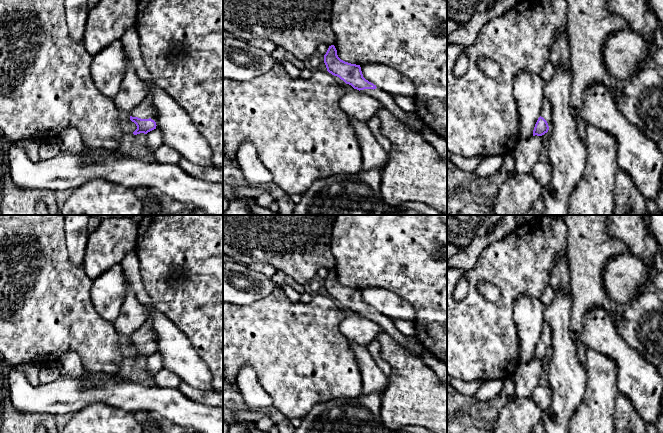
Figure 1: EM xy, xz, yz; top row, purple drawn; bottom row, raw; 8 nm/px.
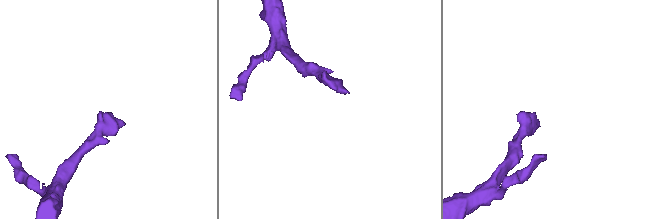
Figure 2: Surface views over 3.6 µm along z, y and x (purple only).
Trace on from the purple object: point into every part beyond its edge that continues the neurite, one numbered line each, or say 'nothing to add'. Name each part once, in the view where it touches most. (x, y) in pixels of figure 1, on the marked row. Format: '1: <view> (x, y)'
1: xy (144, 110)

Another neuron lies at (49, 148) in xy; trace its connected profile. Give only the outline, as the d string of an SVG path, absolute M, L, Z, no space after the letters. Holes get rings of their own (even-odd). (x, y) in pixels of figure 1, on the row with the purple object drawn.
M55 139L44 140L39 148L39 156L41 160L49 160L54 158L61 152L59 144Z

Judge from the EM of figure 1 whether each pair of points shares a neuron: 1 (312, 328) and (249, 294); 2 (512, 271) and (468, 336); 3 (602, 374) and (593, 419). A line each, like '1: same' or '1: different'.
1: different
2: same
3: same

